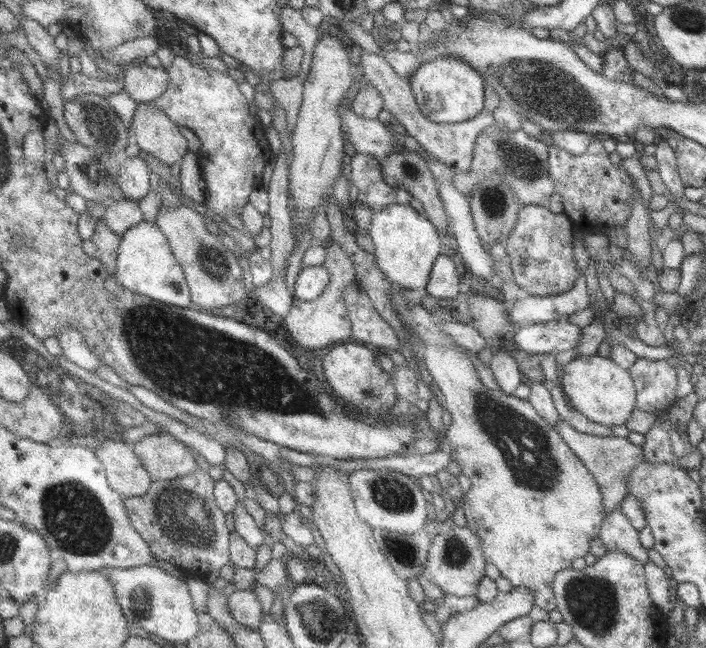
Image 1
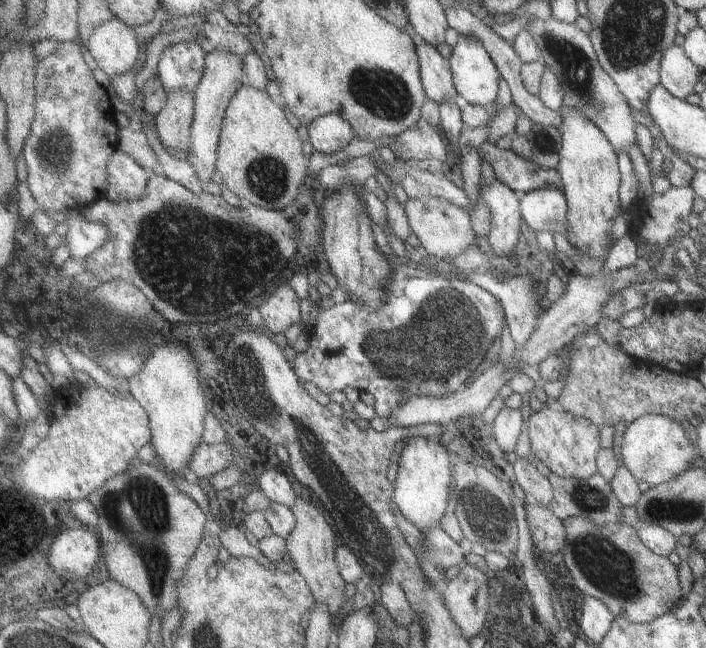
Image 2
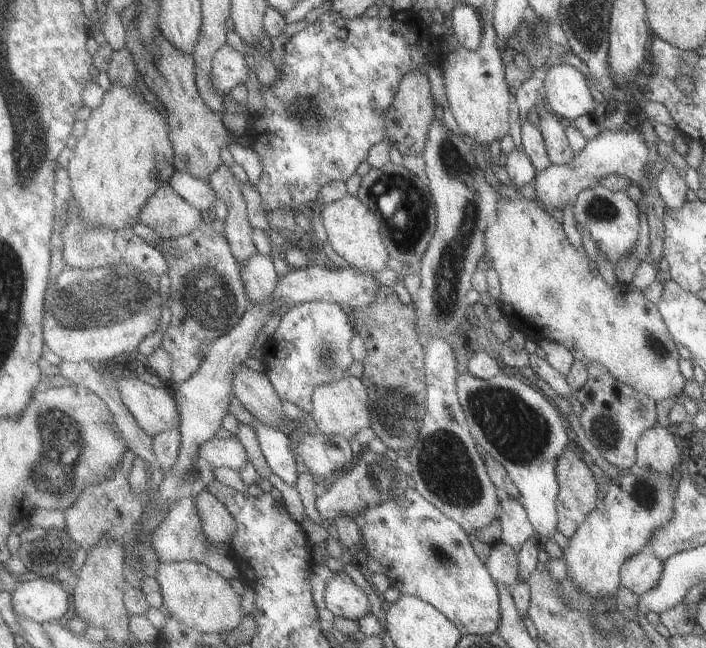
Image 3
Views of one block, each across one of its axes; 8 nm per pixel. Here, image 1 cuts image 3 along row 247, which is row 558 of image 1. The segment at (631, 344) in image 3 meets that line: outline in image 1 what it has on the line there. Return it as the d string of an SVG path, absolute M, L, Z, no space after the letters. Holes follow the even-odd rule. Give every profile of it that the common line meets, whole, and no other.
M417 340L416 344L422 346L422 354L424 354L424 364L426 364L427 371L431 376L431 381L438 386L444 402L446 402L446 410L452 415L452 424L446 427L444 440L445 446L451 450L451 459L460 465L462 469L461 475L468 478L470 482L470 489L462 495L462 508L465 514L465 520L467 520L467 526L478 535L479 548L483 553L485 562L487 564L493 564L500 571L500 576L508 578L512 586L524 587L530 589L534 593L534 604L546 612L550 612L557 608L556 598L554 598L554 592L552 592L552 581L554 576L560 571L566 571L572 569L572 561L576 558L585 557L590 549L590 542L592 538L596 538L600 534L602 528L602 521L606 518L606 512L604 512L604 502L602 502L602 496L600 488L596 485L594 478L590 475L590 472L585 468L586 466L572 453L572 450L566 445L564 440L558 435L558 432L554 427L549 426L533 409L528 401L520 400L516 396L507 395L500 390L490 390L485 388L482 384L476 367L472 363L472 359L466 357L466 352L462 351L460 346L456 345L426 345L424 341Z

